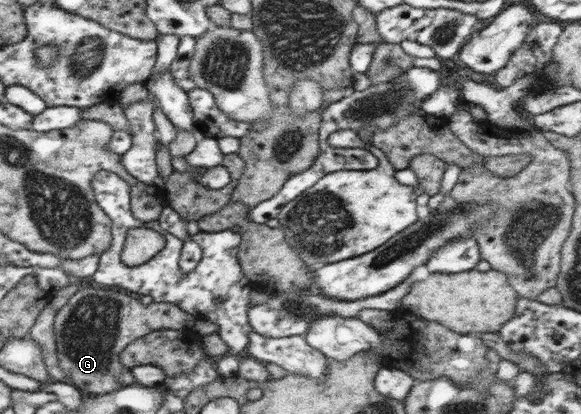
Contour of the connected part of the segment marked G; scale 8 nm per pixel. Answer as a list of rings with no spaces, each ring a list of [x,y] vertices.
[[[85,287],[72,295],[69,303],[55,315],[57,360],[68,382],[85,396],[111,393],[136,383],[130,369],[121,365],[119,357],[127,345],[152,331],[191,329],[197,319],[171,303],[153,302],[145,306],[140,299],[117,293],[115,289]]]

